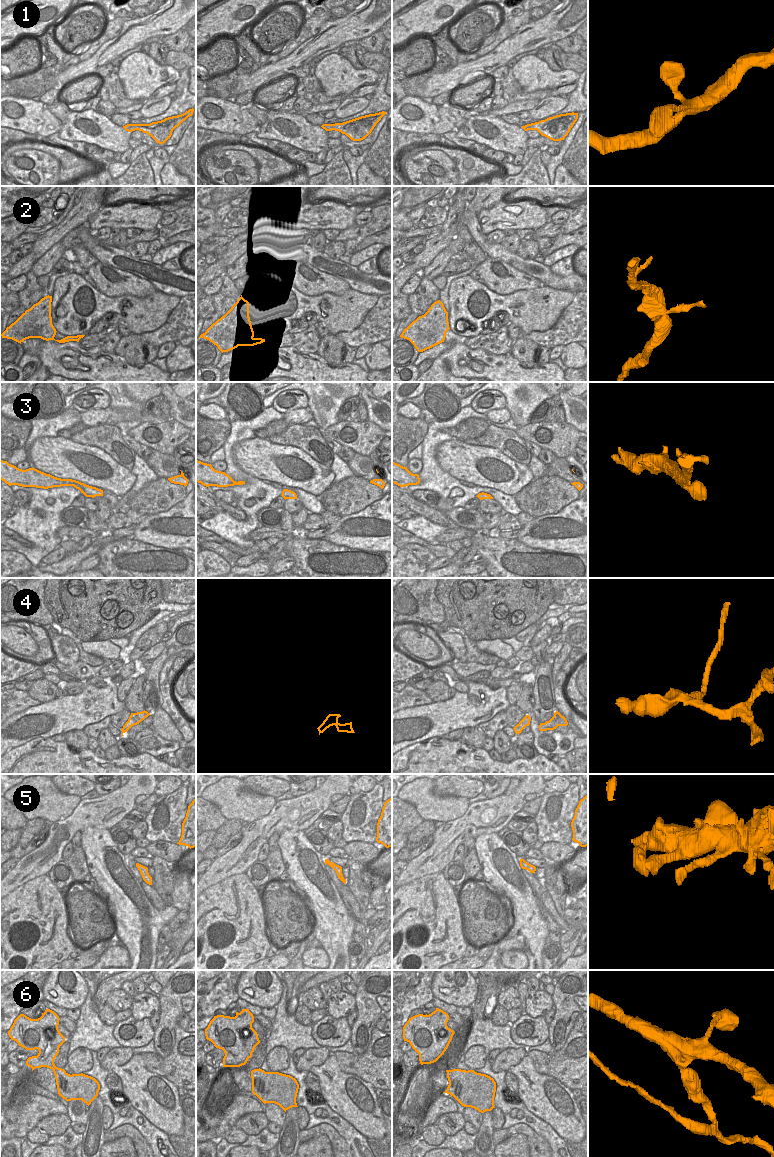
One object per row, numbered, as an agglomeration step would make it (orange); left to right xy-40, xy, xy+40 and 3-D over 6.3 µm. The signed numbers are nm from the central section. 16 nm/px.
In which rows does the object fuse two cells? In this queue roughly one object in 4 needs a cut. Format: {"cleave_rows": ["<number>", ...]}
{"cleave_rows": ["4", "6"]}

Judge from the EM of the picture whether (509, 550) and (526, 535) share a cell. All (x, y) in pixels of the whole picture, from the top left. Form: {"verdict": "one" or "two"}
{"verdict": "two"}

